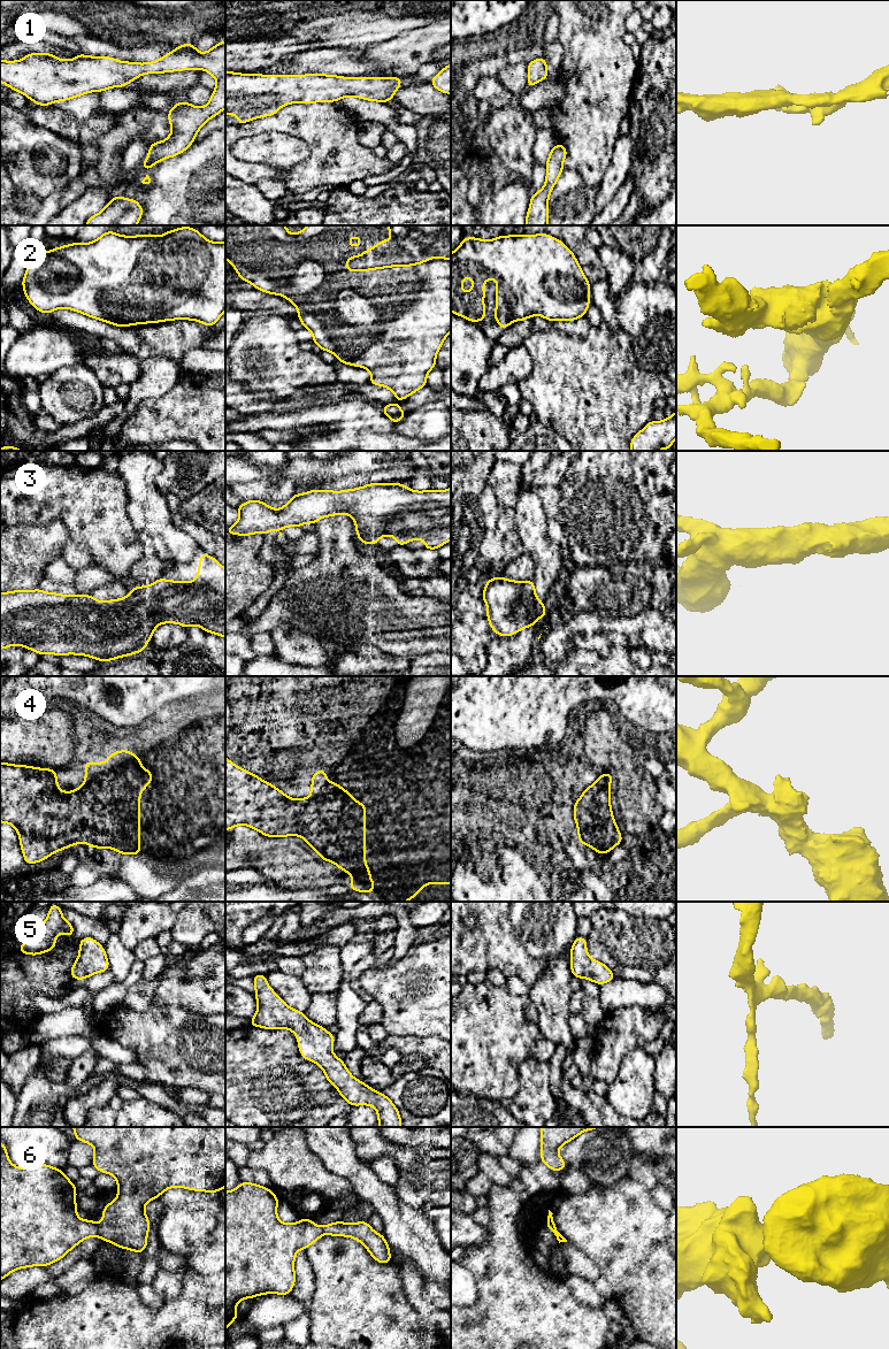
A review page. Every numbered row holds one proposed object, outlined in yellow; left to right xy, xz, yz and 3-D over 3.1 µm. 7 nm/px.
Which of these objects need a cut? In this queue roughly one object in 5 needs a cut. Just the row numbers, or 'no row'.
6

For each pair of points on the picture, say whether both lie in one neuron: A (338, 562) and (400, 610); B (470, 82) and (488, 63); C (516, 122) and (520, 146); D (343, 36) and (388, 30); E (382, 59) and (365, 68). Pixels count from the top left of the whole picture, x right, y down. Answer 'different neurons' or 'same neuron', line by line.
A: same neuron
B: same neuron
C: same neuron
D: same neuron
E: different neurons

